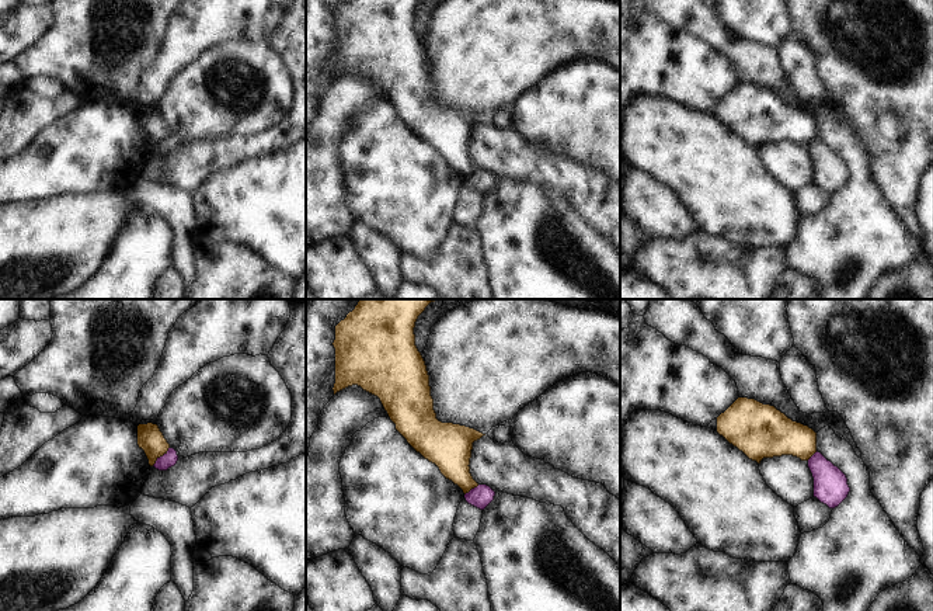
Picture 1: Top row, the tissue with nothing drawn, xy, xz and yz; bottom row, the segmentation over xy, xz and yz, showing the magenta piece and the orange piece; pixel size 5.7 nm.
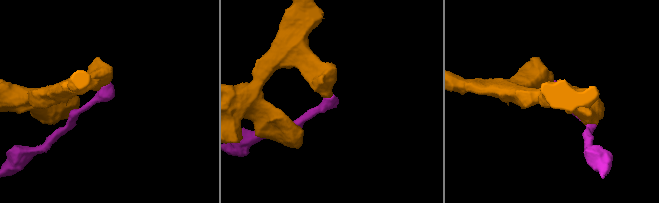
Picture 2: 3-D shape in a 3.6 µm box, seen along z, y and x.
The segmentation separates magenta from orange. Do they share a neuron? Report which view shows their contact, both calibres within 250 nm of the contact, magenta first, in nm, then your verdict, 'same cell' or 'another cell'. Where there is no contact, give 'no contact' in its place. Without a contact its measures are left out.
xy | 90/150 nm | another cell

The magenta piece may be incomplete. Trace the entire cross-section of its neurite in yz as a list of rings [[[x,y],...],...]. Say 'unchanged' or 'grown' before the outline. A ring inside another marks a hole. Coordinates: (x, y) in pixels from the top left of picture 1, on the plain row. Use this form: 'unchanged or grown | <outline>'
unchanged | [[[818,136],[808,145],[808,153],[814,163],[814,183],[829,194],[838,192],[850,177],[846,160]]]

